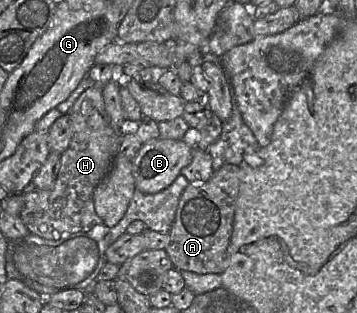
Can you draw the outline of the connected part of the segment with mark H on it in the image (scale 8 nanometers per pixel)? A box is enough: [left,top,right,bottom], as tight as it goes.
[19,84,123,240]

